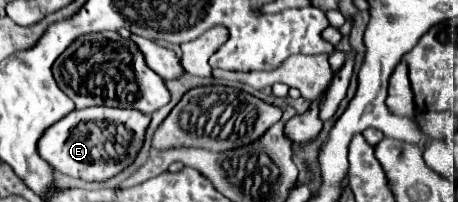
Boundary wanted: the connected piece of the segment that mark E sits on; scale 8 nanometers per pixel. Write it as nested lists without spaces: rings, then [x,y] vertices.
[[[90,106],[82,110],[72,110],[68,116],[46,128],[44,136],[40,136],[38,140],[38,154],[56,172],[86,182],[102,182],[116,176],[134,162],[148,124],[148,114],[128,108]]]

